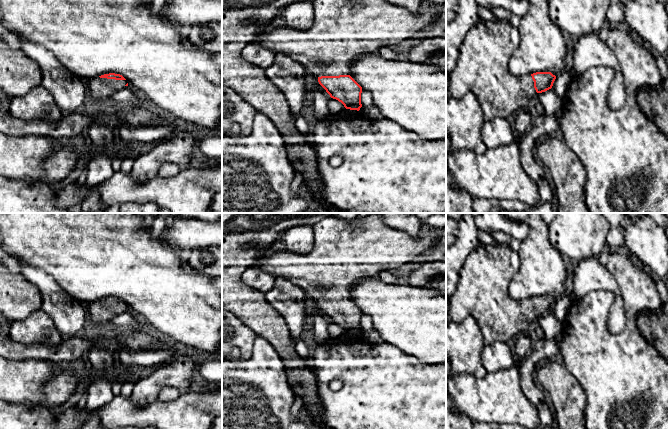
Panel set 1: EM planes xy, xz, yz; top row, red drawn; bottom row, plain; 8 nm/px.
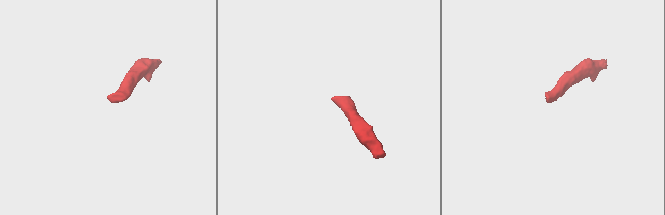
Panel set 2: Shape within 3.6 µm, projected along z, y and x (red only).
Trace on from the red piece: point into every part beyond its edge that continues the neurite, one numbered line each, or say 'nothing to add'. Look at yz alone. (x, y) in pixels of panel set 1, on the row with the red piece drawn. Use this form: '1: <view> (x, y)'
1: yz (482, 65)

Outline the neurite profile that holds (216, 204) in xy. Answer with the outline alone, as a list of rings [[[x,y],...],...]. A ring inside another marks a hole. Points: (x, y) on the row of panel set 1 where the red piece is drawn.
[[[222,192],[216,193],[214,195],[209,209],[213,213],[222,213]]]

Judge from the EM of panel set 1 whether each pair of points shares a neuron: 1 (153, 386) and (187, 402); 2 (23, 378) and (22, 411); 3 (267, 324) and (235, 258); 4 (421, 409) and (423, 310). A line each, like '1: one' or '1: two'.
1: two
2: two
3: one
4: two

